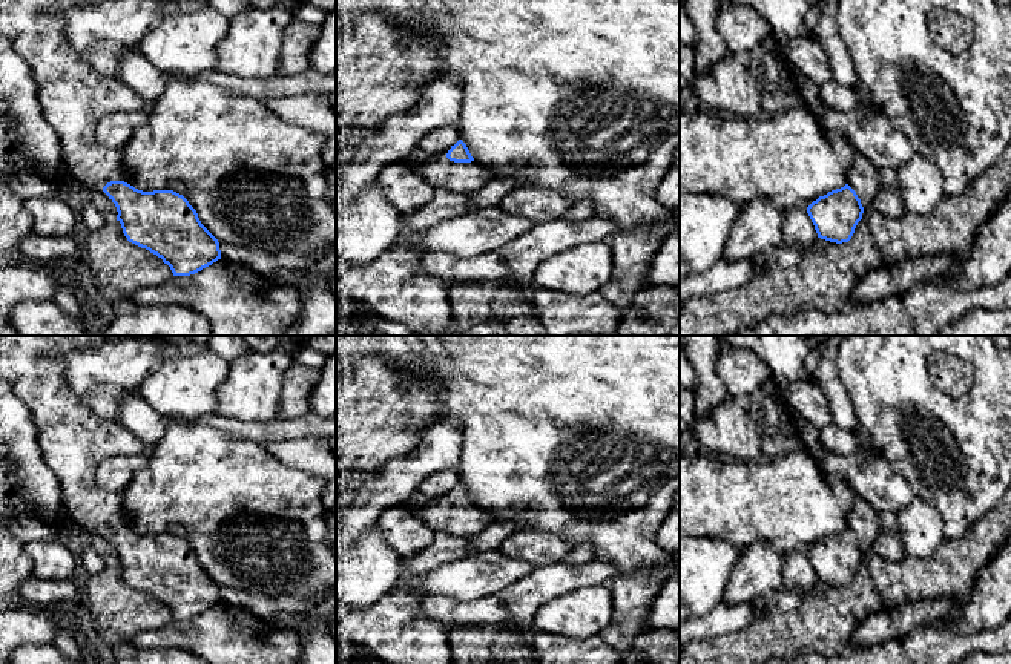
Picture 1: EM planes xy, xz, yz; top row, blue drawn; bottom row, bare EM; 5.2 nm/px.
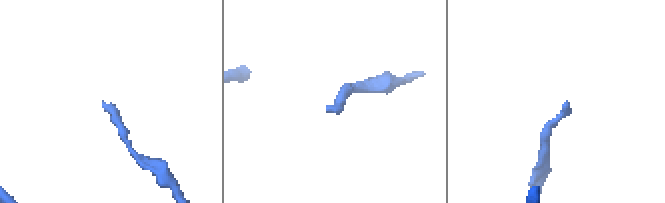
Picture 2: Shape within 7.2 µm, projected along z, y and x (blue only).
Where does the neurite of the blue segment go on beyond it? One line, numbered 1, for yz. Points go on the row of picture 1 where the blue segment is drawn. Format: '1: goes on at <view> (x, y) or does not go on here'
1: goes on at yz (862, 177)

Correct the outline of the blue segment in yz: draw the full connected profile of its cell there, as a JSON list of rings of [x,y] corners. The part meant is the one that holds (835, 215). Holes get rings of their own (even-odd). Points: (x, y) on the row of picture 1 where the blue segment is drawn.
[[[856,150],[847,184],[807,207],[818,238],[836,244],[848,242],[864,210],[873,207],[879,190],[879,169]]]

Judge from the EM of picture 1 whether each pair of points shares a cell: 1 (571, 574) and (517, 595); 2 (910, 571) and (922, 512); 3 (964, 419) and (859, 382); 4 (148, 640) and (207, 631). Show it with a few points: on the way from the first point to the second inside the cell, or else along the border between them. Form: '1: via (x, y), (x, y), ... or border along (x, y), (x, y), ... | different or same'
1: via (557, 580), (543, 583), (531, 592) | same
2: border along (944, 537), (930, 554), (905, 557) | different
3: via (938, 413), (915, 399), (896, 397), (885, 387) | same
4: via (163, 640), (192, 640) | same

